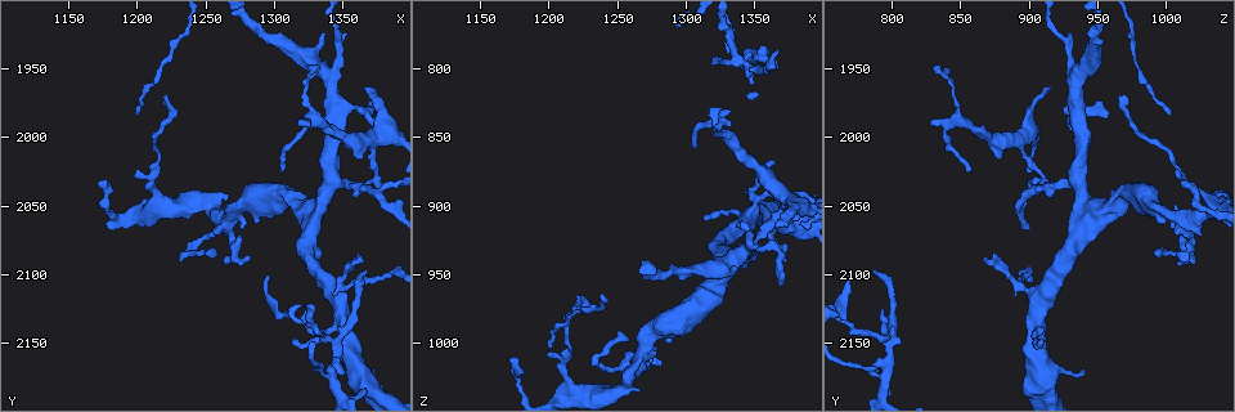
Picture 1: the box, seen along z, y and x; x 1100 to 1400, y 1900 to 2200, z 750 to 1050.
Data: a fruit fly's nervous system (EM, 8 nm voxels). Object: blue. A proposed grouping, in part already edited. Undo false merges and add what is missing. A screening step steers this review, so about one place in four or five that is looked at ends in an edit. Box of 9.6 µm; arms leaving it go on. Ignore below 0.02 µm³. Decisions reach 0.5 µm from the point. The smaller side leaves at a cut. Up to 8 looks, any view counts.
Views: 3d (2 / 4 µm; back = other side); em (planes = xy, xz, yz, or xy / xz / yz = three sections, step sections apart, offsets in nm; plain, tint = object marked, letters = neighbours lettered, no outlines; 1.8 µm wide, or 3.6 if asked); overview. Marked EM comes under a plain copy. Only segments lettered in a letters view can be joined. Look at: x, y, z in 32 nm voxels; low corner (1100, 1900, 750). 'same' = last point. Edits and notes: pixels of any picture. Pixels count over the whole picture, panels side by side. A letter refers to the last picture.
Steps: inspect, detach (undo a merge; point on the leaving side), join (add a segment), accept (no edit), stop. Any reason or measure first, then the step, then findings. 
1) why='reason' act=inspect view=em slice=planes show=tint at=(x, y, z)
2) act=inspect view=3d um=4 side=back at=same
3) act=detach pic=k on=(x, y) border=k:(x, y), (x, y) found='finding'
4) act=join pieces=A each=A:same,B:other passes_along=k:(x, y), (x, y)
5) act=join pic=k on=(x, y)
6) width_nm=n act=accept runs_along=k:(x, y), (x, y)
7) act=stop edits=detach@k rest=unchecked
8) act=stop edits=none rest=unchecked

why='tapers out' act=inspect view=3d um=4 at=(1362, 2092, 868)

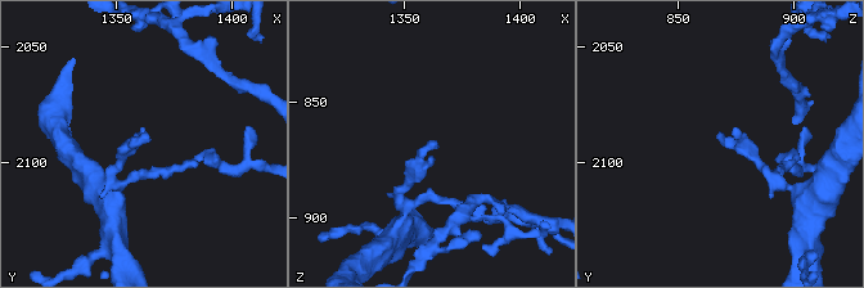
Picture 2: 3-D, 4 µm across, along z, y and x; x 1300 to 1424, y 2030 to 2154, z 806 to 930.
why='need the tissue' act=inspect view=em slice=planes show=letters at=(1366, 2090, 869)

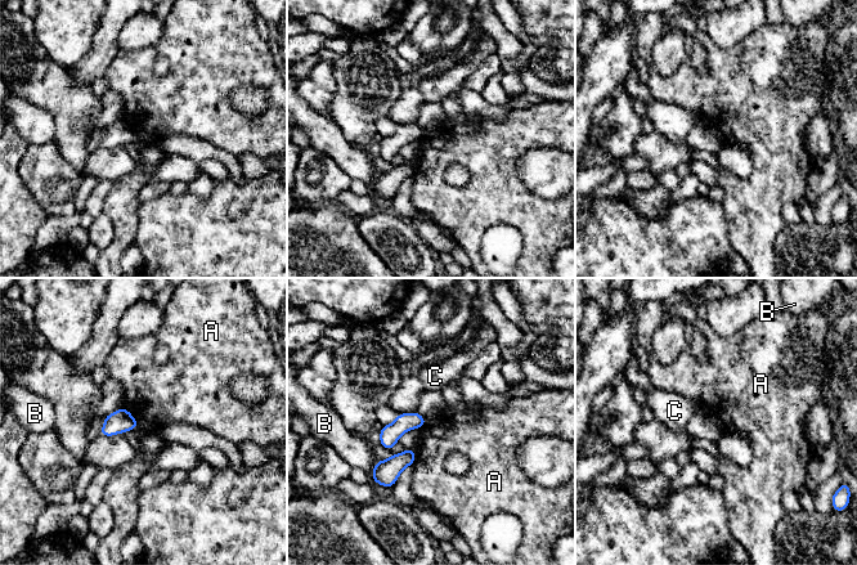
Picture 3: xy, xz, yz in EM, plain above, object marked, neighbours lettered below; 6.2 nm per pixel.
act=accept each=A:other,B:other,C:other found='no lettered segment goes on from it'

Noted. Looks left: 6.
why='three arms meet' act=inspect view=em slice=planes show=tint at=(1344, 2152, 798)

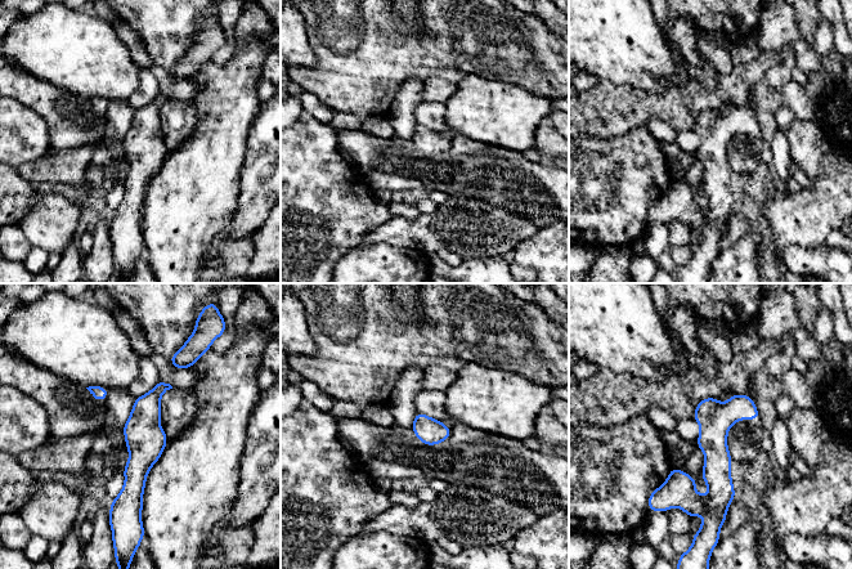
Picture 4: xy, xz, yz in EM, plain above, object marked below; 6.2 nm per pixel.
act=inspect view=em slice=planes show=letters at=same

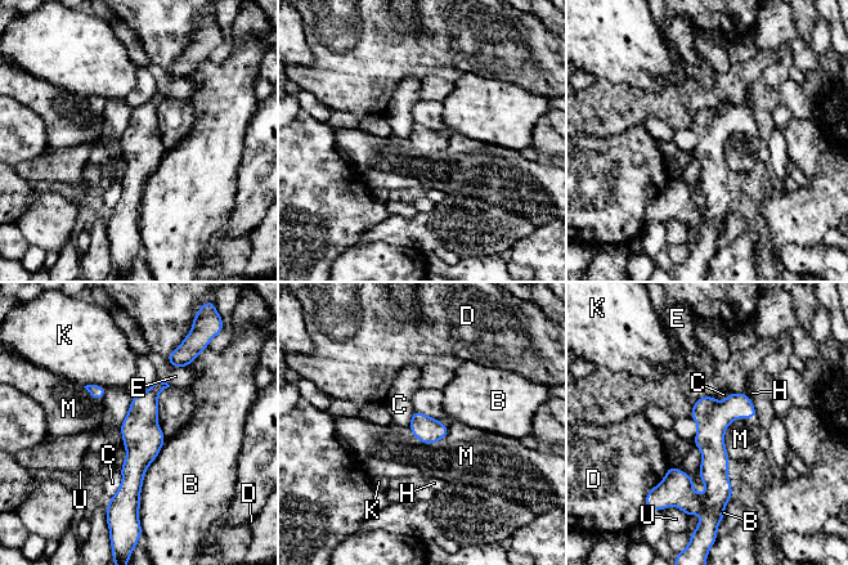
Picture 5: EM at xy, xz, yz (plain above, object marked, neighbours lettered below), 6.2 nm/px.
act=accept each=B:other,C:other,D:other,E:other,H:other,K:other,M:other,U:other runs_along=5:(160, 384), (142, 415), (128, 503) found='continuous, no second neuron'

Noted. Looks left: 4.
act=inspect view=3d um=2 at=(1368, 1986, 954)

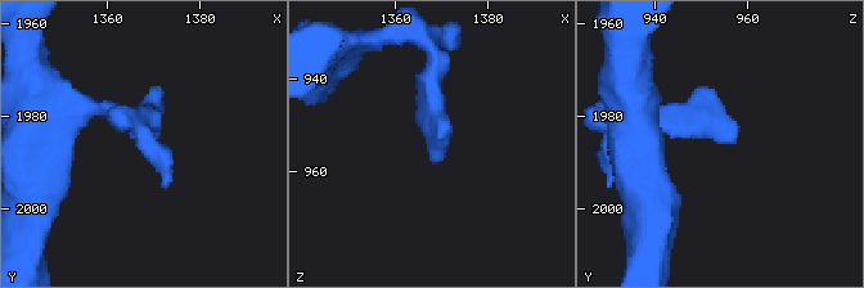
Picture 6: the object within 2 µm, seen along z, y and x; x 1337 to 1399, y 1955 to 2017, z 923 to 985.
why='now the EM' act=inspect view=em slice=planes show=letters at=(1369, 1986, 956)

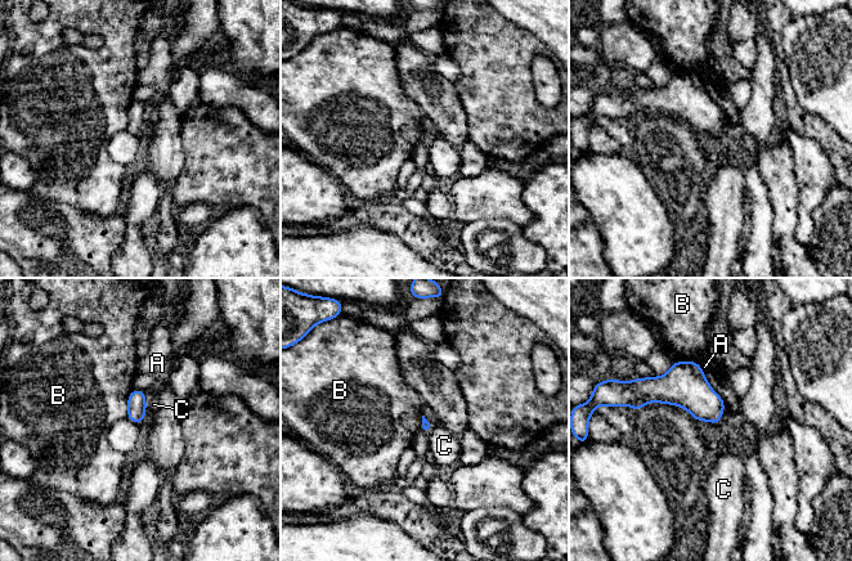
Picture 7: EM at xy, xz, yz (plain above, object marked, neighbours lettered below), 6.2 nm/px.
act=accept each=A:other,B:other,C:other border=7:(147, 403), (144, 418) found='none of them fits'

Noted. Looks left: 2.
act=stop edits=none rest=unchecked

